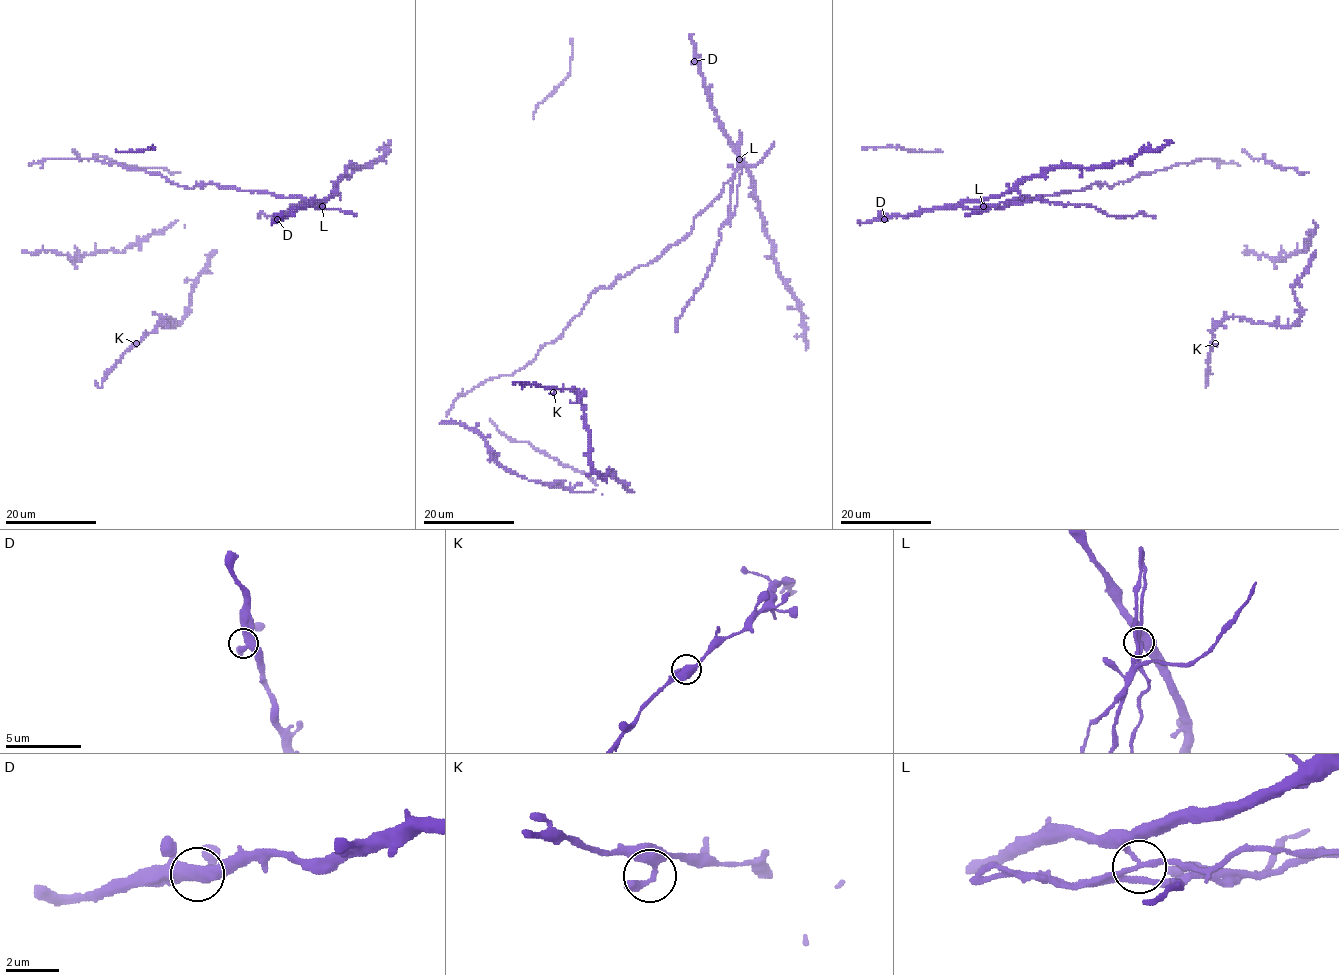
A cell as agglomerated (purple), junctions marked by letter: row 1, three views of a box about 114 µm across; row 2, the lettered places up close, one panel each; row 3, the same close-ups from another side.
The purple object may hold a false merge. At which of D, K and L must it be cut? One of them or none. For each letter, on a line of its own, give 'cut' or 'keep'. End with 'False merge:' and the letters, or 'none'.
D: keep
K: keep
L: cut
False merge: L

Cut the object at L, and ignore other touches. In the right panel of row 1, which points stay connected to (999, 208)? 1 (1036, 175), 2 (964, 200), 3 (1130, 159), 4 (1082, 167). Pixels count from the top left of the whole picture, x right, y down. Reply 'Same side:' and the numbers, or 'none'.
Same side: none

